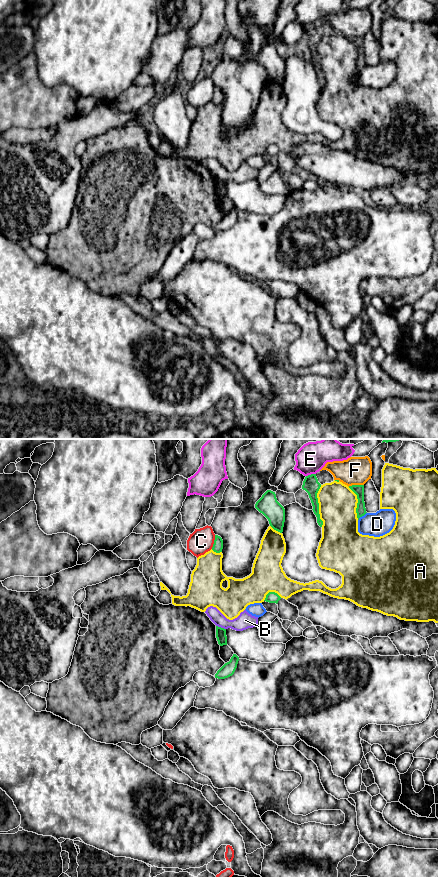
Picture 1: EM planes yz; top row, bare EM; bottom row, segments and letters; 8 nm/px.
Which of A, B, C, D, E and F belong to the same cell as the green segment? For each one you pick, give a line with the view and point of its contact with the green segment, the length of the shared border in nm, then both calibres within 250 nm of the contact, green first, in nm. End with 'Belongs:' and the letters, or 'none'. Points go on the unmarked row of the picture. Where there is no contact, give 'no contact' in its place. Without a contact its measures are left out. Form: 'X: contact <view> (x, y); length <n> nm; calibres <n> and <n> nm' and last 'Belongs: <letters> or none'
Belongs: none

